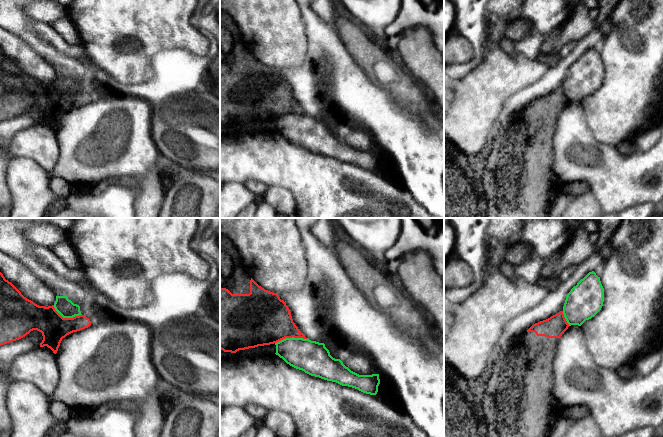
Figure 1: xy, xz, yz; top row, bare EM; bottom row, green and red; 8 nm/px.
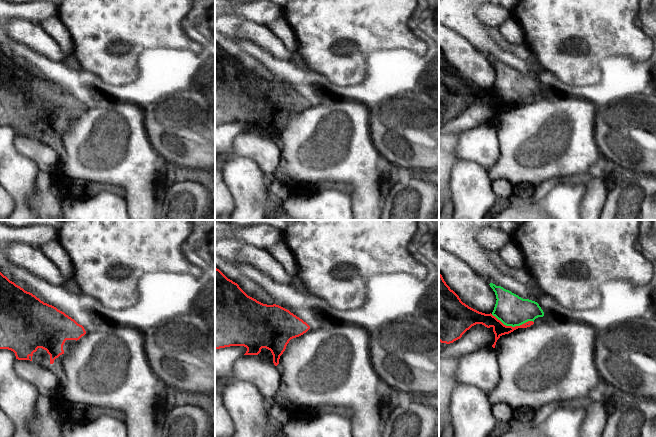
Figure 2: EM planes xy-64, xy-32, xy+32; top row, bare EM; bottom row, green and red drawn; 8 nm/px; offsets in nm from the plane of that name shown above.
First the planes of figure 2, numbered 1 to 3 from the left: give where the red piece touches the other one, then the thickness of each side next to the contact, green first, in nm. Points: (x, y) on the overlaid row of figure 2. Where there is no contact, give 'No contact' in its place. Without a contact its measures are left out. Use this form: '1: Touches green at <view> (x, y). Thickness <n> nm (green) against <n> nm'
1: No contact
2: No contact
3: Touches green at xy+32 (512, 326). Thickness 260 nm (green) against 110 nm

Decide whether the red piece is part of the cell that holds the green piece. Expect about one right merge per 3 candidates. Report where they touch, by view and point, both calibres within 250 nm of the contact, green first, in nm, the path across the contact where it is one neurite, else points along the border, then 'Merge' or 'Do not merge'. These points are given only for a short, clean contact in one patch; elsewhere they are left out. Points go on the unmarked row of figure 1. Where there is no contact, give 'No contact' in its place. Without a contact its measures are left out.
Touches green at xz (292, 113). Thickness 260 nm (green) against 380 nm. Boundary: xz (307, 114), (285, 113), (275, 119). Do not merge

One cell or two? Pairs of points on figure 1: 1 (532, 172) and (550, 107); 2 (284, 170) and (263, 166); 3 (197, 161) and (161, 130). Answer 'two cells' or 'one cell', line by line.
1: one cell
2: one cell
3: one cell

